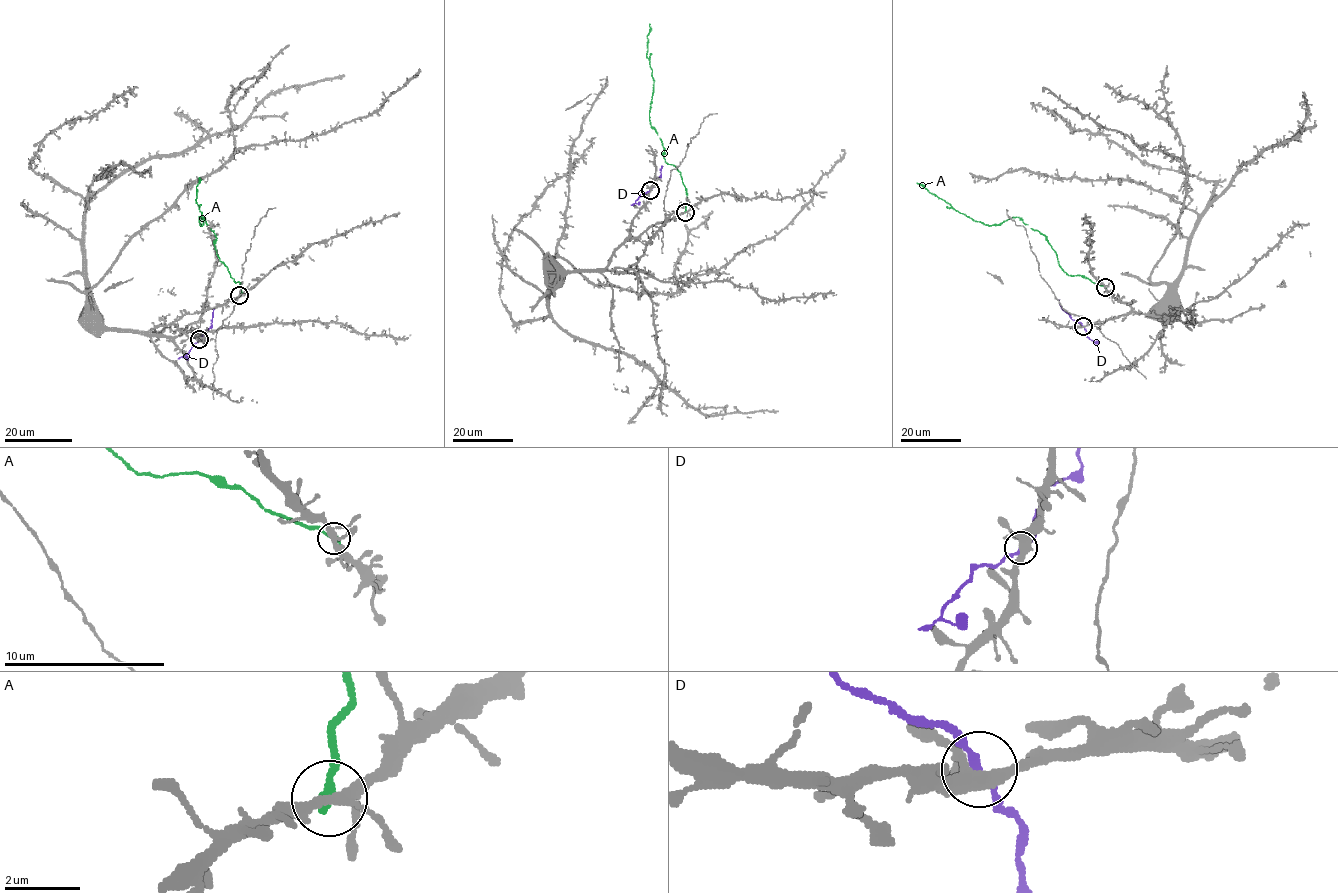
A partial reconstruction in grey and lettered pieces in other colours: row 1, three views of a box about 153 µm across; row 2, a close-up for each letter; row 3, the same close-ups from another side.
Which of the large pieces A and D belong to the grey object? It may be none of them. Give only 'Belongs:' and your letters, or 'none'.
Belongs: D

